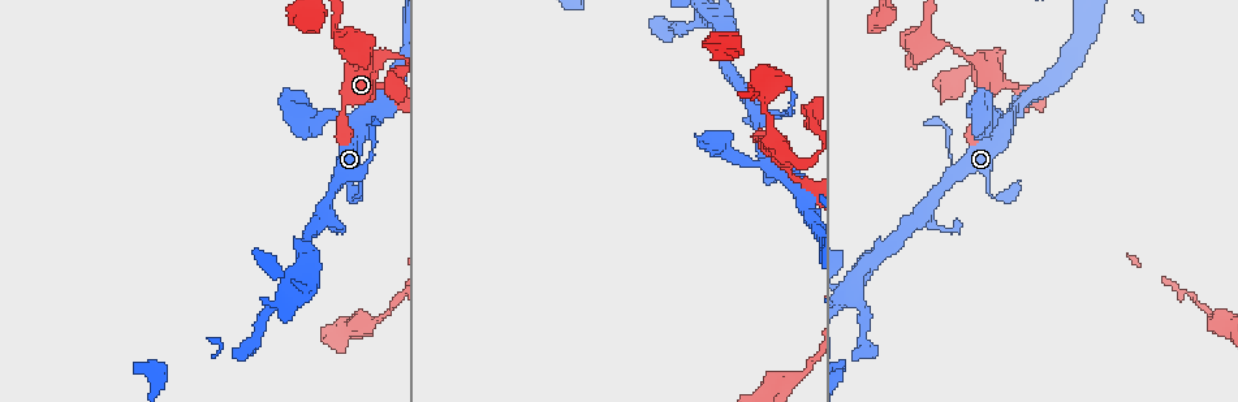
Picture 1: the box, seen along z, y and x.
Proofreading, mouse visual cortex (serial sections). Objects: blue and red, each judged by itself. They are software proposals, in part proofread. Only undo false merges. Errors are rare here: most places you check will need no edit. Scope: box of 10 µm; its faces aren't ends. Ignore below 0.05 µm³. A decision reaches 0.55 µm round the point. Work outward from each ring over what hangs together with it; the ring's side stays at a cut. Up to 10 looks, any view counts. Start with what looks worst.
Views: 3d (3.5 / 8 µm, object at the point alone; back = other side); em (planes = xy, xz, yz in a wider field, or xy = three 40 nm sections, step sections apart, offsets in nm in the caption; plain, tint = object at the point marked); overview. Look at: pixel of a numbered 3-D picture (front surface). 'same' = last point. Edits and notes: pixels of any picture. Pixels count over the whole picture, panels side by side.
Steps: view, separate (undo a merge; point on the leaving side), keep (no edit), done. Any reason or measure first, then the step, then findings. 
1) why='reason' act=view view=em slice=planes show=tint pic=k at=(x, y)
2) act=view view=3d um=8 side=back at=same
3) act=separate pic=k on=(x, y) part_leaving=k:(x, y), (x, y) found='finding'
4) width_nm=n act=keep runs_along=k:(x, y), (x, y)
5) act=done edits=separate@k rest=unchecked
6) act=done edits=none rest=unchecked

act=view view=3d um=3.5 pic=1 at=(933, 46)

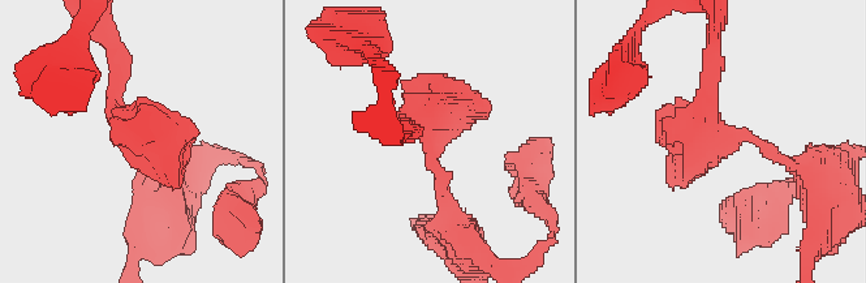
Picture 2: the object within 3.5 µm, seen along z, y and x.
why='now the EM' act=view view=em slice=xy step=2 show=tint pic=2 at=(426, 135)

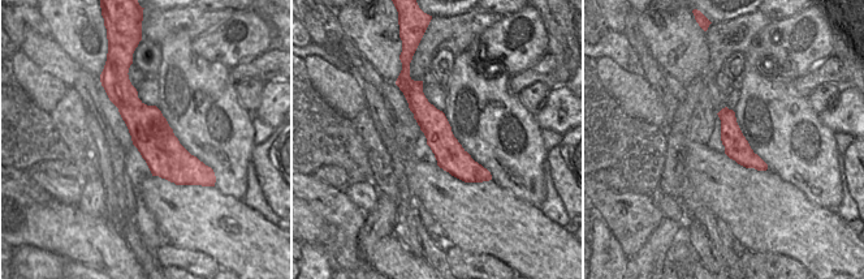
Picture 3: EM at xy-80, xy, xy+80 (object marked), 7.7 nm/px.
act=keep runs_along=3:(121, 74), (132, 110), (195, 181) found='one cell here'

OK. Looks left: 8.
why='sharp bend' act=view view=3d um=3.5 pic=1 at=(982, 110)

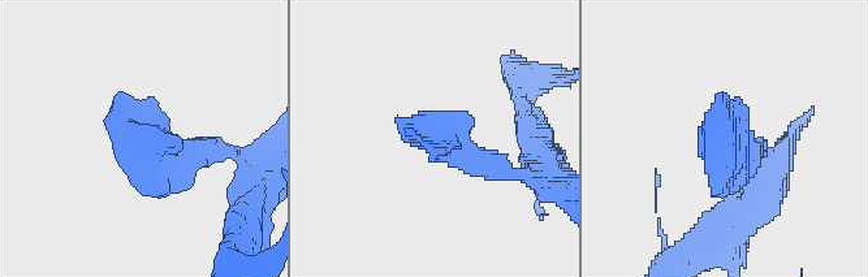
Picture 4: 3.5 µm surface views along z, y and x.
why='now the EM' act=view view=em slice=planes show=tint pic=4 at=(724, 142)

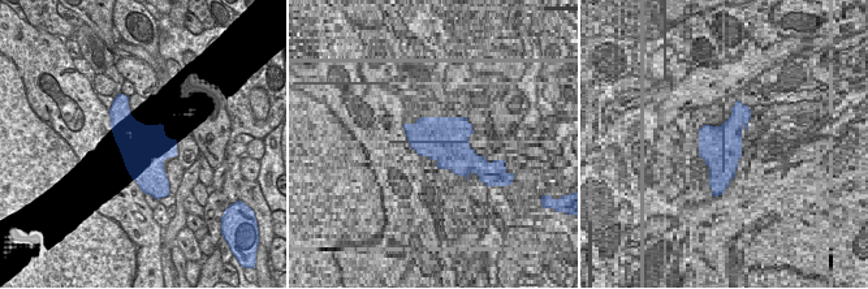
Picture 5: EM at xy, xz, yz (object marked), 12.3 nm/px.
act=keep runs_along=4:(223, 152), (142, 145), (122, 96) found='one cell here'

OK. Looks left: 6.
why='abrupt turn' act=view view=3d um=8 side=back pic=1 at=(925, 212)

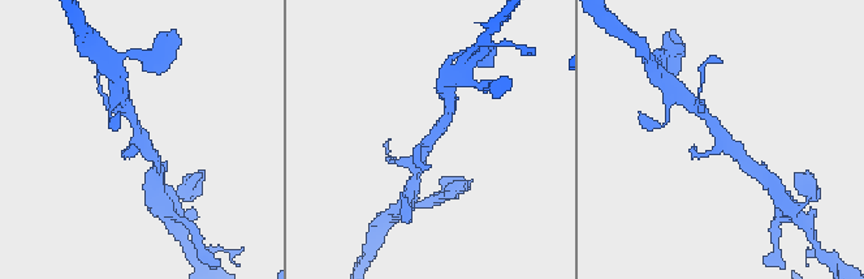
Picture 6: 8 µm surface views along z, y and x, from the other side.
act=view view=em slice=xy step=1 show=tint at=same

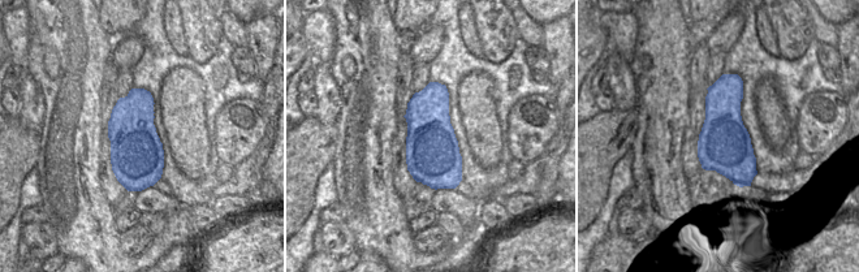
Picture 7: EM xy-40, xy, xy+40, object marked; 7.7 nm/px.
act=keep runs_along=6:(699, 110), (746, 162) found='one cell here'

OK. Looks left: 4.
why='abrupt turn' act=view view=3d um=3.5 pic=1 at=(297, 292)

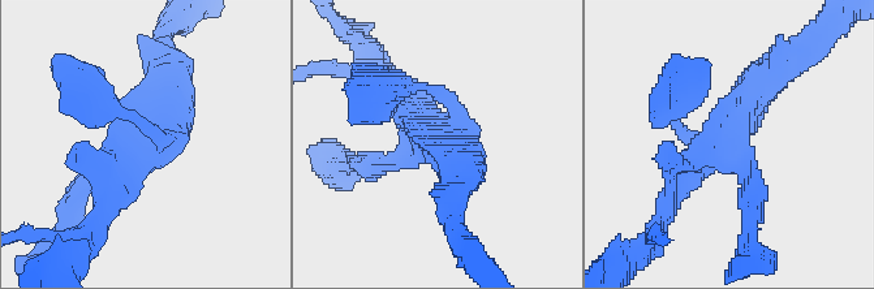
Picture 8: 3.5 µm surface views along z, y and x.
why='shape alone is not enough' act=view view=em slice=xy step=1 show=tint pic=8 at=(728, 143)

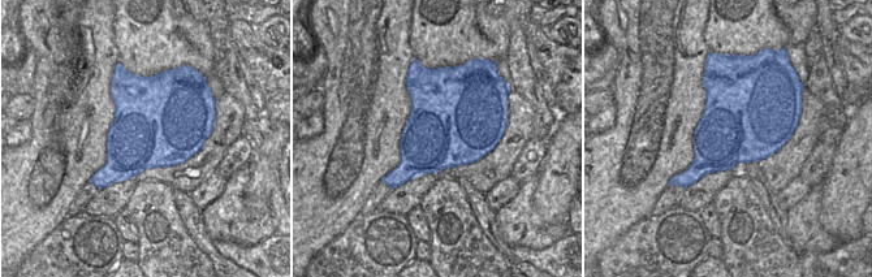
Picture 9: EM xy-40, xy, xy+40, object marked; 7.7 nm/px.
act=keep runs_along=8:(162, 77), (162, 120), (78, 193) found='continuous, no second cell'

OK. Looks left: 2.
act=done edits=none rest=unchecked

